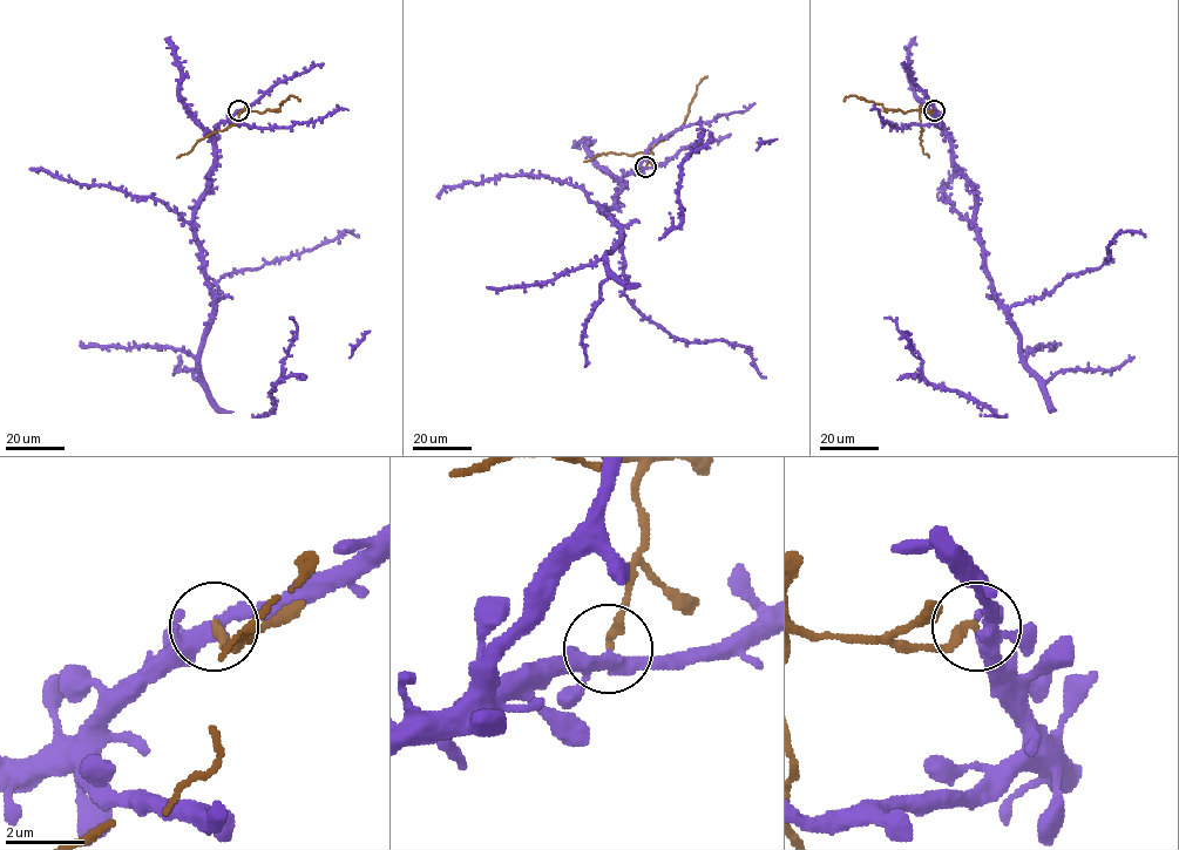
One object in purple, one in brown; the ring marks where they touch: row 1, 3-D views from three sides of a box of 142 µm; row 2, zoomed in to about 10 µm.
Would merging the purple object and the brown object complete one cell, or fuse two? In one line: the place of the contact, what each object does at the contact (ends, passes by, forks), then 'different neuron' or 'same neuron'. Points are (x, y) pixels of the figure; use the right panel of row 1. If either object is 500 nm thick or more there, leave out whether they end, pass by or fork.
(934, 110) | purple forks | brown ends | different neuron

